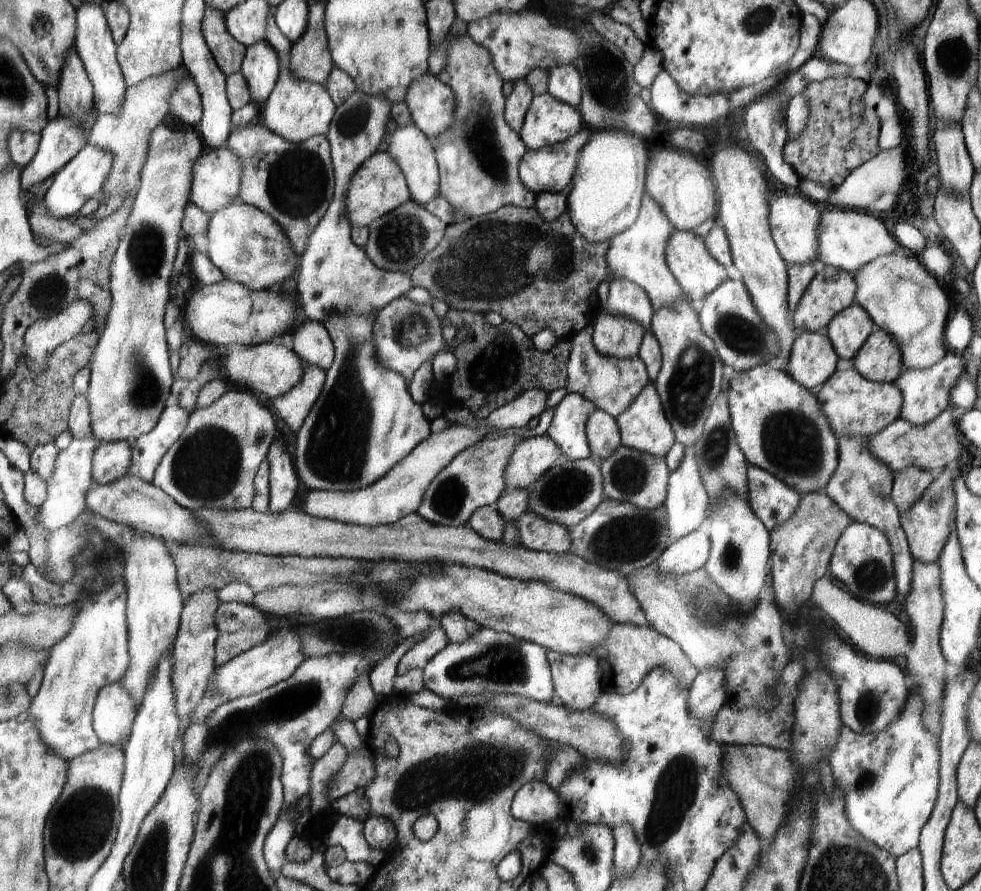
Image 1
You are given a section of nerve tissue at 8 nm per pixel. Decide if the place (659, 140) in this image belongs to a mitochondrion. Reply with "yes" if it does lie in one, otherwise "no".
no

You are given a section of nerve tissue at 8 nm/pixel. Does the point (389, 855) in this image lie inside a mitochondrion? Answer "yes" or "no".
no

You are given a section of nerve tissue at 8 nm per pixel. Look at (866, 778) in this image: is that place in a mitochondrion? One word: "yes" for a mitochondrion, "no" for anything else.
yes

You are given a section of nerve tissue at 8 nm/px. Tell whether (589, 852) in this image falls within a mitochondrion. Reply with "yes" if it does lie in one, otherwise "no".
yes

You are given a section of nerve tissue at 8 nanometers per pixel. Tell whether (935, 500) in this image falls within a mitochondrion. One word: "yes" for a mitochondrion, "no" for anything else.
yes

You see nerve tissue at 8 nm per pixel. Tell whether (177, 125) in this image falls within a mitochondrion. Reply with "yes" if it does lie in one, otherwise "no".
no

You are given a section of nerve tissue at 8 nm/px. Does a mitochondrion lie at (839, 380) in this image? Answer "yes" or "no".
no

